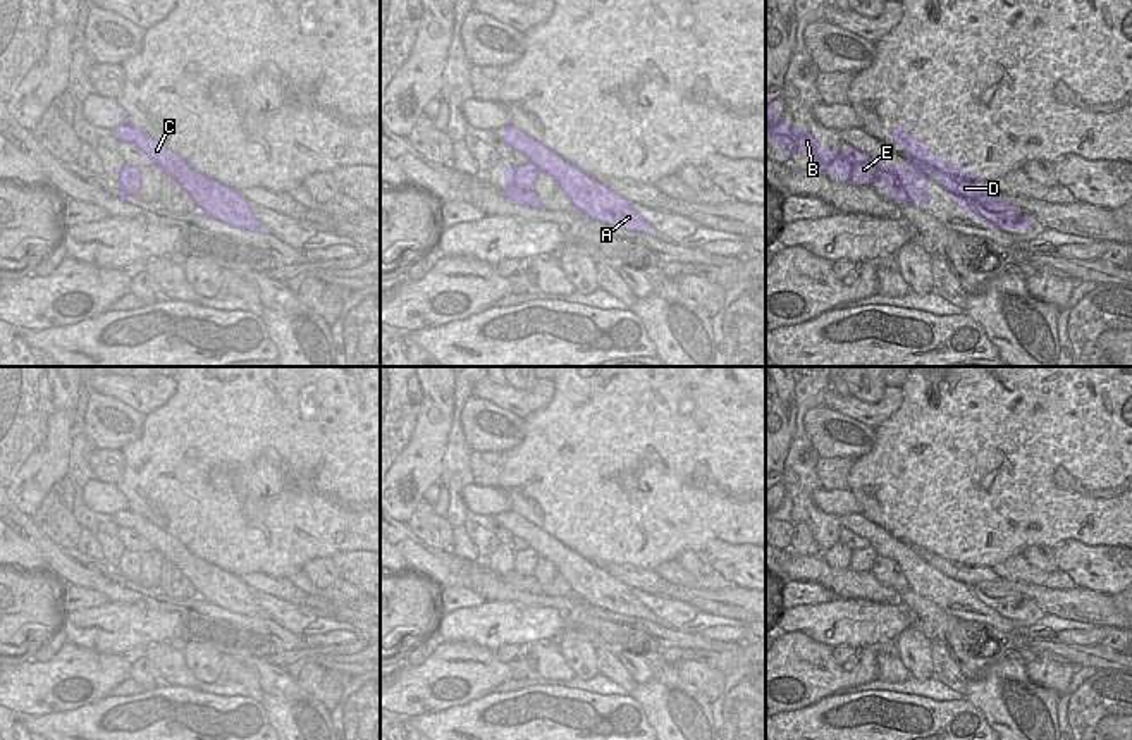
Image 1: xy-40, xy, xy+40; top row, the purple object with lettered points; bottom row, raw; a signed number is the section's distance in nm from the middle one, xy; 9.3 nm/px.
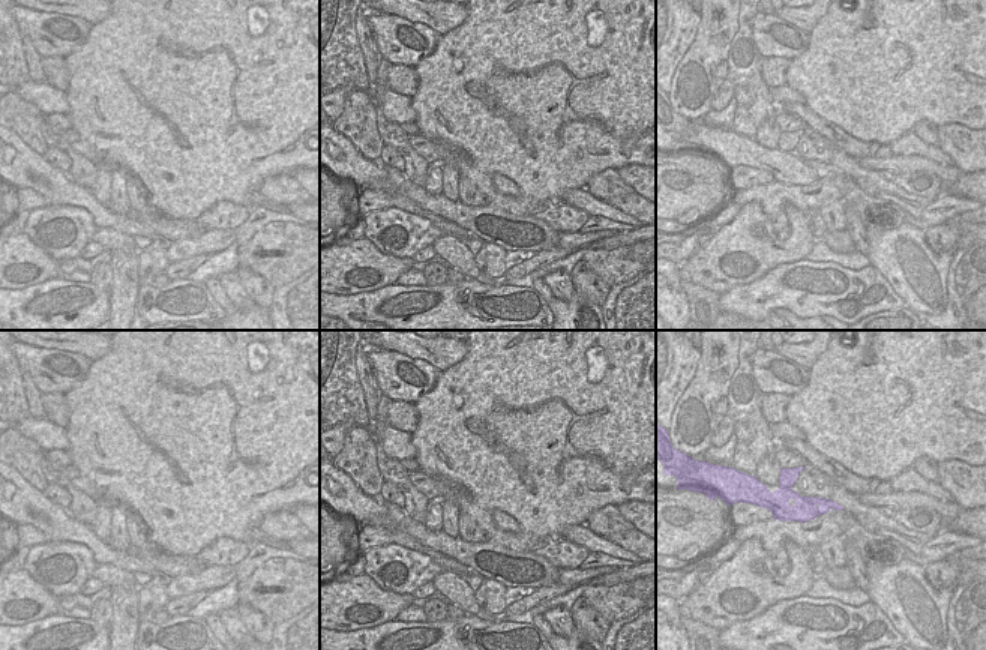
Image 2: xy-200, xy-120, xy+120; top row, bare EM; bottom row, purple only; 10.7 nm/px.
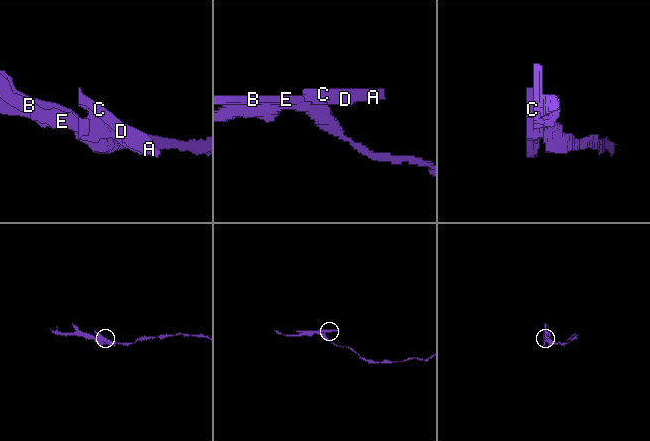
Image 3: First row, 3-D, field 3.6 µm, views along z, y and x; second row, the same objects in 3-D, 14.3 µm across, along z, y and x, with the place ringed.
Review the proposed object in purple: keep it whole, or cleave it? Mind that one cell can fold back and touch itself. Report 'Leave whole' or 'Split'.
Split.

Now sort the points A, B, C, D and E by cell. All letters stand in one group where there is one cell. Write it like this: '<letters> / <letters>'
A C D / B E

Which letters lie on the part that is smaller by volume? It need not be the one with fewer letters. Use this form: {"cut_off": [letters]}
{"cut_off": ["A", "C", "D"]}

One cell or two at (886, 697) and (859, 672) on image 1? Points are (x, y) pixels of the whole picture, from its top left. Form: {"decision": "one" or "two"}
{"decision": "two"}

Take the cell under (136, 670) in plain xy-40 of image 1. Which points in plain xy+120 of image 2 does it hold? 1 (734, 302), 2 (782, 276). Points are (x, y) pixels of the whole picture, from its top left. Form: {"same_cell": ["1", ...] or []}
{"same_cell": []}

